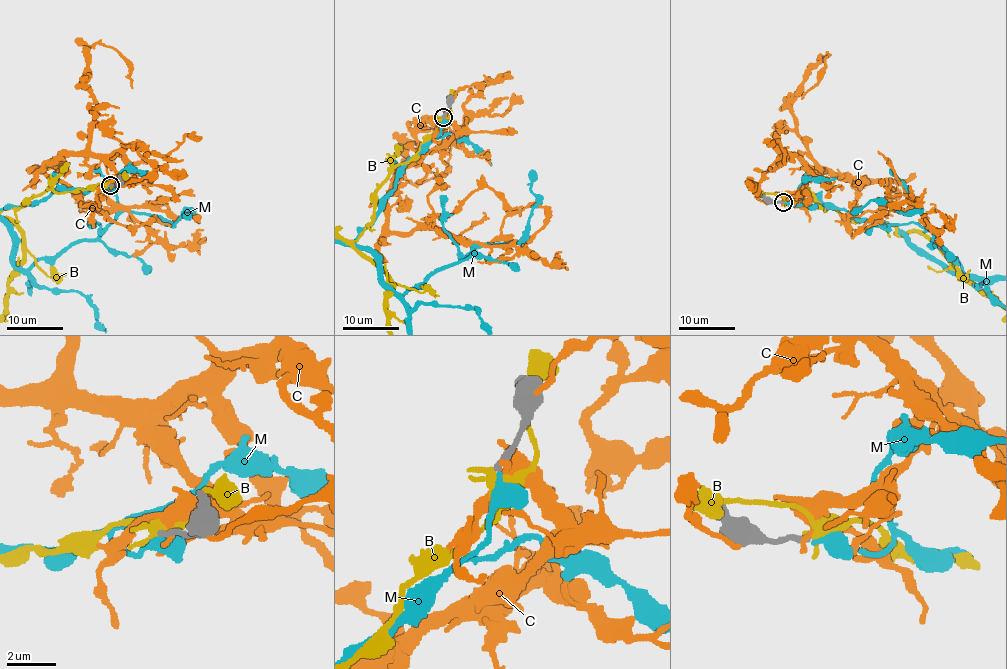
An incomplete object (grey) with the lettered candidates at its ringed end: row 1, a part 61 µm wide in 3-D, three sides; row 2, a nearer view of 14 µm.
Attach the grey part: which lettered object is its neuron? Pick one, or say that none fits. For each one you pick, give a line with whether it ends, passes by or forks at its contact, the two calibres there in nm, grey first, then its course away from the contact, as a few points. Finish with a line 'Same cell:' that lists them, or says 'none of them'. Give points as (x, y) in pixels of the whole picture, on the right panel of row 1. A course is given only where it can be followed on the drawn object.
M: it ends there; 240 nm thick on the grey side, 440 nm on the other
Same cell: M

